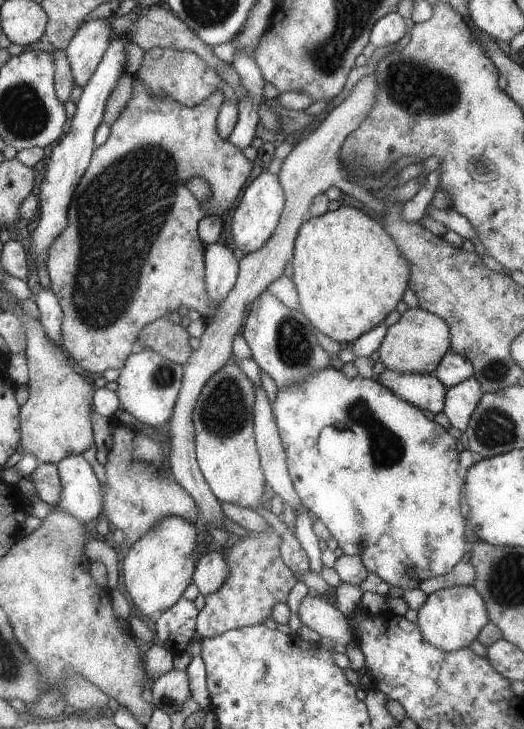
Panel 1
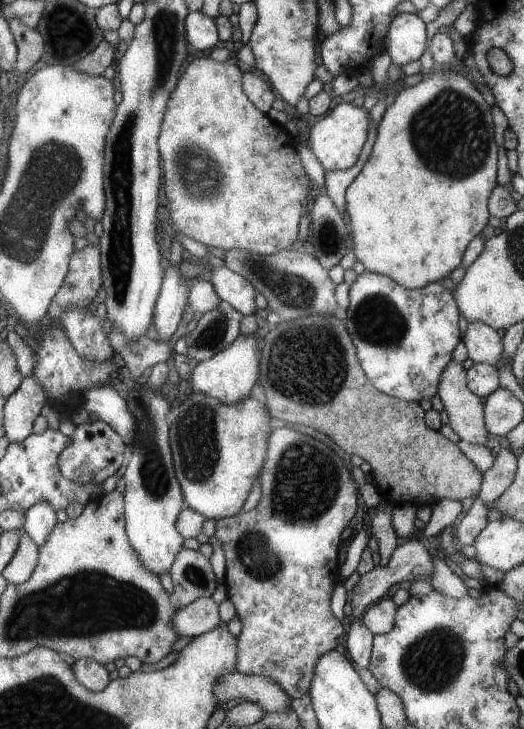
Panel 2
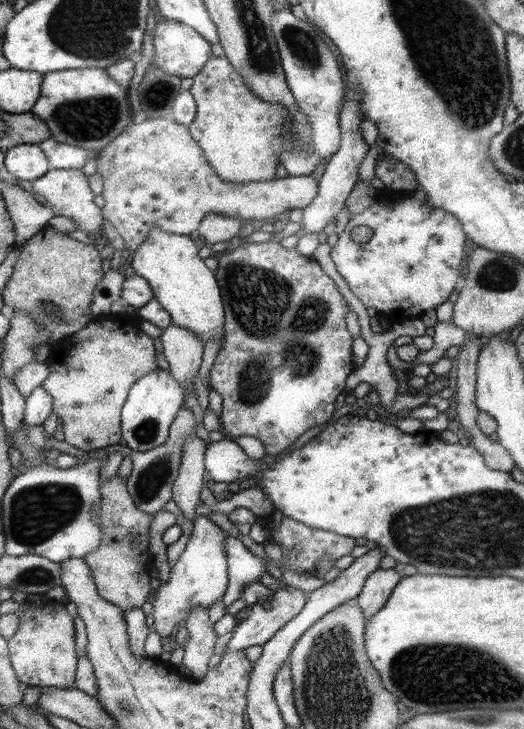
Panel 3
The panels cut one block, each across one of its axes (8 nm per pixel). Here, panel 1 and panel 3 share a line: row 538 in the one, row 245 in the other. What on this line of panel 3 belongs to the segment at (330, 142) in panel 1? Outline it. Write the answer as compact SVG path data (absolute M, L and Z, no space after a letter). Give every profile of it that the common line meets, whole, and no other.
M209 213L201 219L197 234L207 245L217 248L225 245L233 236L236 237L241 226L240 218Z

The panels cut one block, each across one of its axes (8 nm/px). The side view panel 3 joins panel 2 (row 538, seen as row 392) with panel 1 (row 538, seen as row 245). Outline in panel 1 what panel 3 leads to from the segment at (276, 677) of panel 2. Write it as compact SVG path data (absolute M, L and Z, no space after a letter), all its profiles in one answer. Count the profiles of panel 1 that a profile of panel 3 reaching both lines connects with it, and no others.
M271 526L267 532L252 532L237 537L230 548L224 550L225 564L227 564L227 580L221 586L204 597L204 605L198 611L195 624L196 638L213 638L229 629L261 625L263 620L271 616L271 609L275 604L285 603L289 591L296 582L296 576L285 566L280 556L279 545L281 536L278 534L280 526Z

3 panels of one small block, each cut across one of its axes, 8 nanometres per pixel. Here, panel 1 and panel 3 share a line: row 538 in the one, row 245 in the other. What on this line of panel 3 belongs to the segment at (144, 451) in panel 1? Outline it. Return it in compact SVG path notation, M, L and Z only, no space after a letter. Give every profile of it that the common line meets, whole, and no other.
M138 118L125 127L119 138L112 140L97 150L96 172L102 178L101 196L104 205L102 218L107 220L117 231L124 243L124 248L133 252L147 236L151 227L159 227L176 235L189 235L197 230L201 219L209 213L222 214L245 220L271 221L284 210L305 208L315 198L318 182L310 174L307 176L289 176L284 178L233 184L221 180L208 165L204 152L191 138L188 128L172 120L147 120Z

